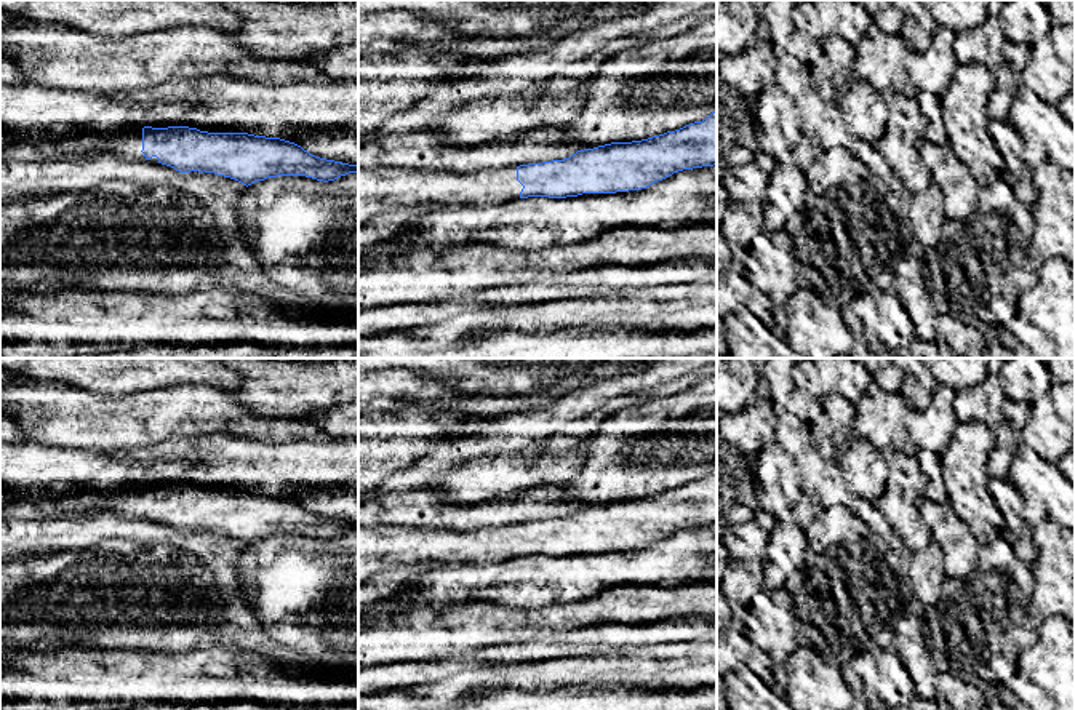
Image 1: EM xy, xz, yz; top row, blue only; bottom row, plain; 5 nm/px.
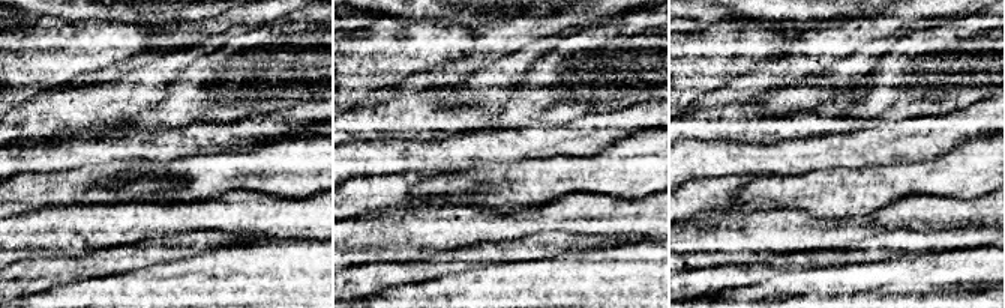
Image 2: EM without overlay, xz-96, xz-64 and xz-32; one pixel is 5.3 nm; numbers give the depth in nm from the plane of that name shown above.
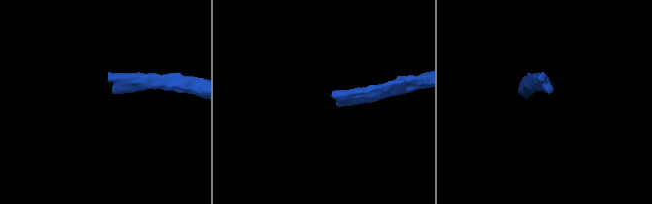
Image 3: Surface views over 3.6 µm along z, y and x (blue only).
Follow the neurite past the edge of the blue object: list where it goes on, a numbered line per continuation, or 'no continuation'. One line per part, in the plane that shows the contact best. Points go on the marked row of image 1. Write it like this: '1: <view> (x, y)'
1: xy (127, 144)

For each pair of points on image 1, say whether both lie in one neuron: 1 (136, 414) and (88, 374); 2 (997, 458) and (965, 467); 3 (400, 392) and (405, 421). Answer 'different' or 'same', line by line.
1: different
2: different
3: different

